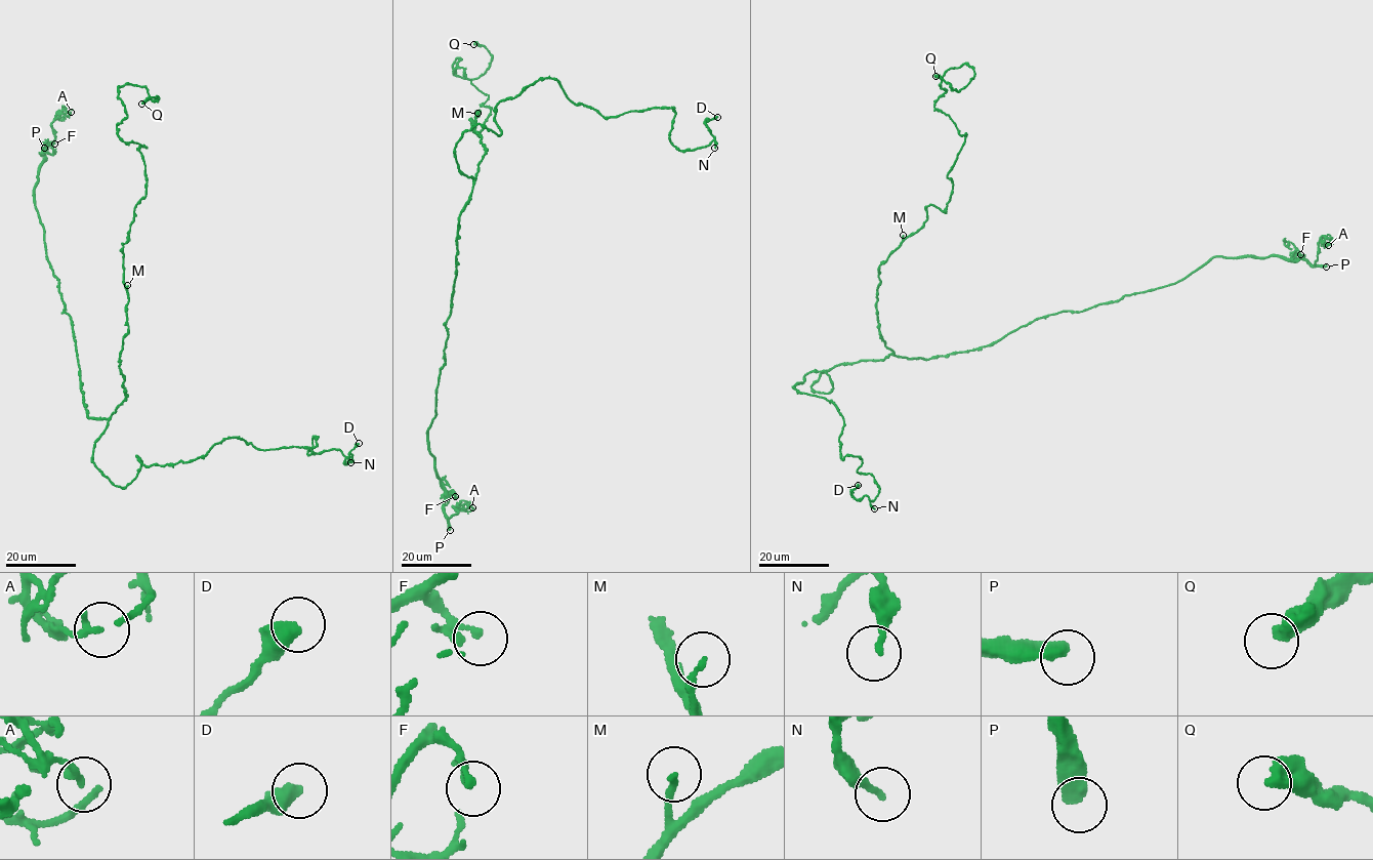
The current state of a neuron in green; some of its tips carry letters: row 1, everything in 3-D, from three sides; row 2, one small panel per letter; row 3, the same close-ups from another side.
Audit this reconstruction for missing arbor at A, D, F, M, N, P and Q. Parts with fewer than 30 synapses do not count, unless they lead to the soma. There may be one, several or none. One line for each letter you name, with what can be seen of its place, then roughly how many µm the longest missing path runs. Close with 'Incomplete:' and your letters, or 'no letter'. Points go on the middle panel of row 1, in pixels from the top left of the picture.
P: at (450, 530); about 50 µm are missing
Incomplete: P

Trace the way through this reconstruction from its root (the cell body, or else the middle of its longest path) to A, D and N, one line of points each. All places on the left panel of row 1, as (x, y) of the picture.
A: (111, 415), (86, 414), (72, 322), (34, 193), (41, 153), (54, 138), (51, 124), (71, 112)
D: (111, 415), (91, 456), (119, 487), (137, 456), (231, 438), (317, 436), (307, 454), (346, 463), (359, 443)
N: (111, 415), (91, 456), (119, 487), (137, 456), (231, 438), (317, 436), (307, 454), (350, 462)

